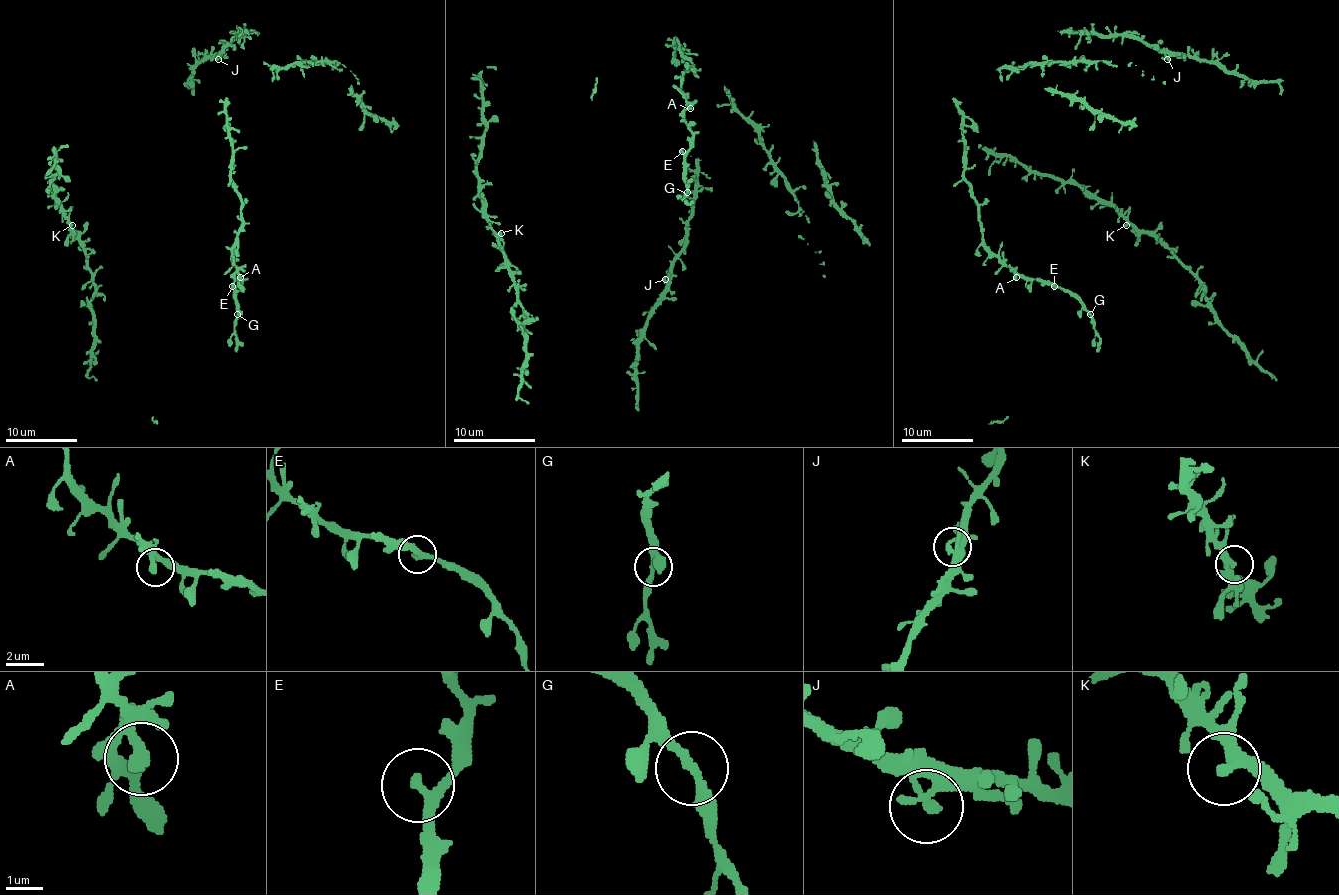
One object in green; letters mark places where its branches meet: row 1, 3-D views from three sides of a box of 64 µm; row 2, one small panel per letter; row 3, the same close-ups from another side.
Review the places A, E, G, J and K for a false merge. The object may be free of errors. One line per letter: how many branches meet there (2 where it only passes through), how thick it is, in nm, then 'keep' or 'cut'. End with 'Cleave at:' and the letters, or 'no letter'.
A: 2 | 240 nm | keep
E: 2 | 220 nm | keep
G: 2 | 240 nm | keep
J: 2 | 190 nm | keep
K: 2 | 280 nm | keep
Cleave at: no letter

